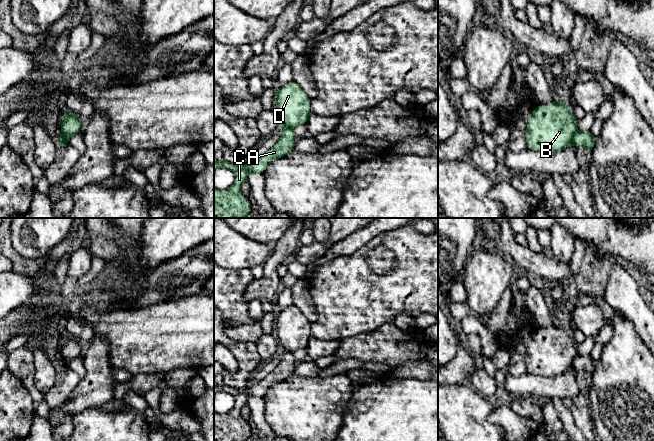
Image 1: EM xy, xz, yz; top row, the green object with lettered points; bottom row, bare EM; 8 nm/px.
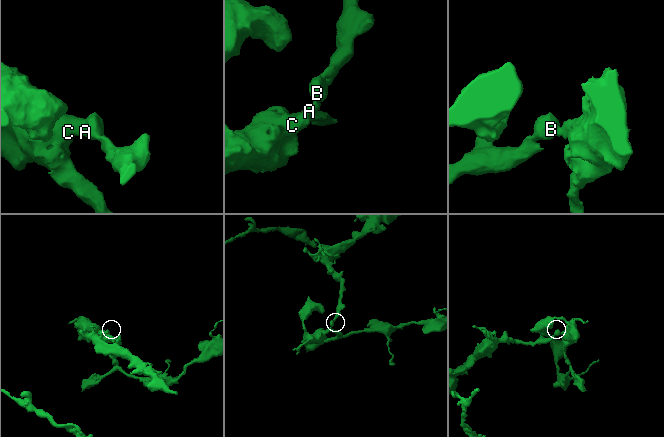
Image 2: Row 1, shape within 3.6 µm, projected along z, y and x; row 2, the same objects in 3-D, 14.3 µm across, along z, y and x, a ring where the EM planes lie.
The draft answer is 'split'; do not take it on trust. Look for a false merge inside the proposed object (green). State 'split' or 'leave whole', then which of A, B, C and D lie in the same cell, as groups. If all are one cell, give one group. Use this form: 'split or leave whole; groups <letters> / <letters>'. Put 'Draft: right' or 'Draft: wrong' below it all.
split; groups A C / B D
Draft: right

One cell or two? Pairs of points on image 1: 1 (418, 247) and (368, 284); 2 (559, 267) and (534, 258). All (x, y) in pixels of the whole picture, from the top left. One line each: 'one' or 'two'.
1: one
2: one

